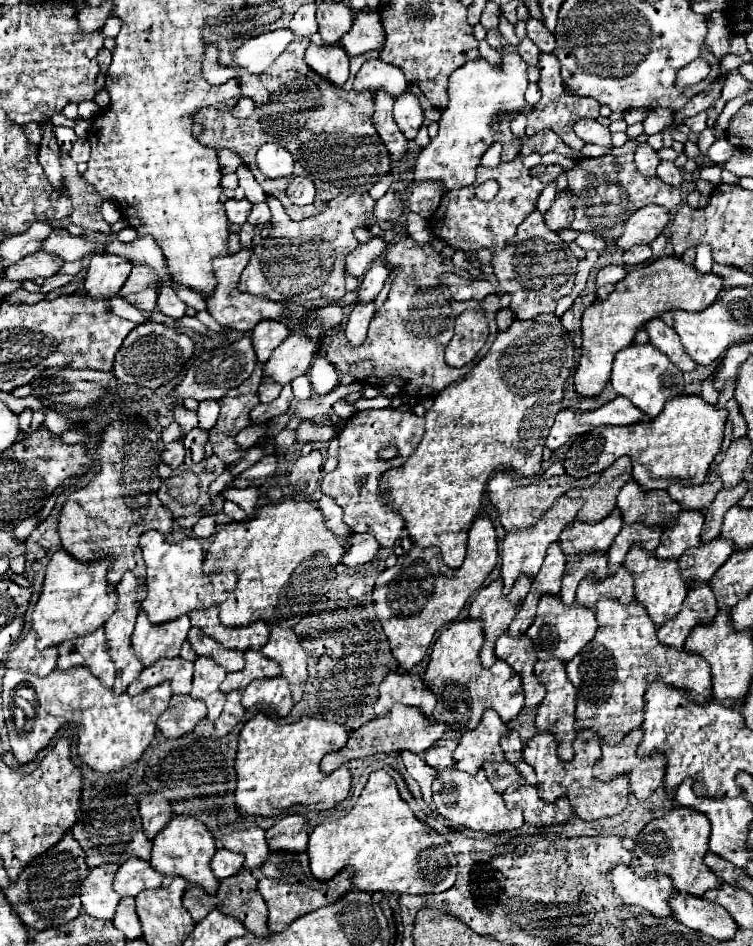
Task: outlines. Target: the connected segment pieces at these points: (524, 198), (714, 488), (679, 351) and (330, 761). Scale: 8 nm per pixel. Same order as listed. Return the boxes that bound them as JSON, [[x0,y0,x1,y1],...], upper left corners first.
[[431,157,563,253],[667,478,723,511],[645,319,697,371],[321,703,445,773]]

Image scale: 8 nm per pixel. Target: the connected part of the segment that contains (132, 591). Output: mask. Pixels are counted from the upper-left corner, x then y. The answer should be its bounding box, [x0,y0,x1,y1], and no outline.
[105,571,143,695]

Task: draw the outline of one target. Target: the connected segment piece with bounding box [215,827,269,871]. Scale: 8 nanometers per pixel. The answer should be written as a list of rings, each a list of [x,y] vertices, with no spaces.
[[[225,827],[221,831],[221,837],[215,837],[215,839],[217,839],[219,847],[243,853],[245,855],[243,867],[249,871],[261,867],[269,857],[269,847],[267,847],[267,839],[265,839],[263,829],[249,827],[243,831],[235,831],[235,829]]]

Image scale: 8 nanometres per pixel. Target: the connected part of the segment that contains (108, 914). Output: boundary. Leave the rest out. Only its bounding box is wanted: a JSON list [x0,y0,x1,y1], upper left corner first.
[81,865,119,921]

